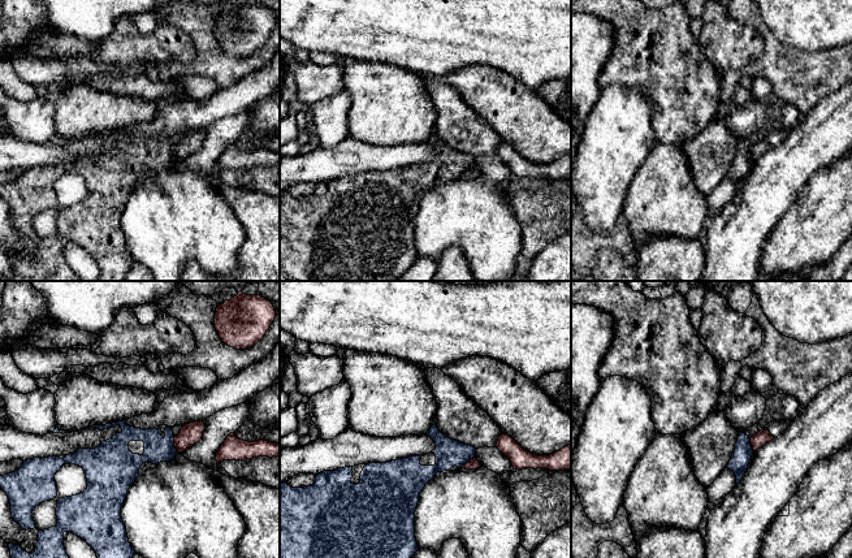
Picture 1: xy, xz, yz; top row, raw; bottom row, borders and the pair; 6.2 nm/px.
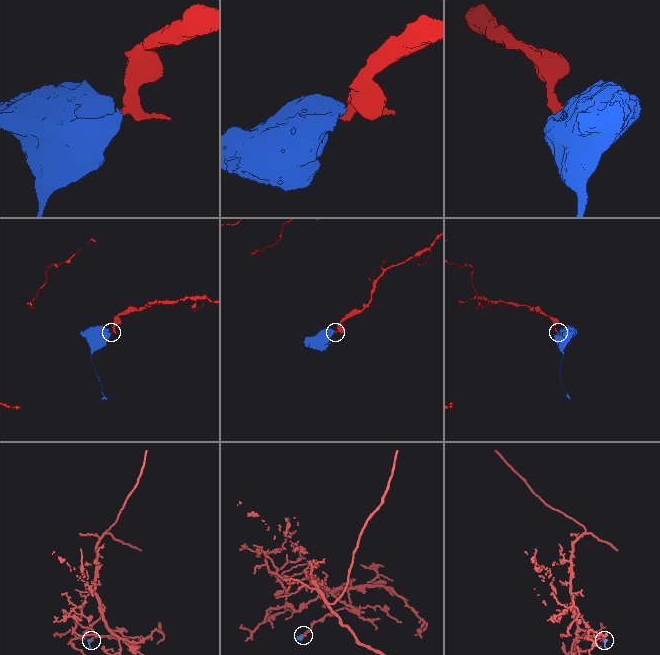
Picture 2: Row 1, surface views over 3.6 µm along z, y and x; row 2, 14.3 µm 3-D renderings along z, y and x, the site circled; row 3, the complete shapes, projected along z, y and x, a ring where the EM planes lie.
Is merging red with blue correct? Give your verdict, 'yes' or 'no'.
no

